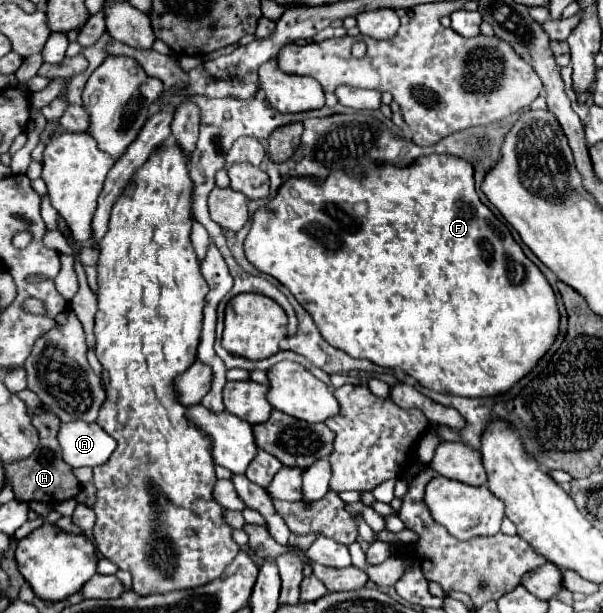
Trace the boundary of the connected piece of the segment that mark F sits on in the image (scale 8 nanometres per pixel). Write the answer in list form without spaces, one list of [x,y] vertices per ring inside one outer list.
[[[430,154],[430,156],[422,156],[418,162],[414,162],[414,166],[408,166],[408,168],[396,168],[396,166],[362,166],[360,168],[354,168],[350,172],[346,170],[336,170],[334,174],[330,174],[330,178],[326,178],[324,184],[318,184],[310,178],[296,178],[296,180],[290,180],[286,182],[280,190],[278,190],[278,196],[274,200],[270,200],[264,208],[260,208],[256,214],[254,214],[254,222],[252,222],[252,228],[244,240],[244,250],[246,250],[246,258],[250,264],[254,264],[260,272],[264,274],[270,274],[274,276],[280,284],[284,284],[292,296],[308,310],[308,314],[314,318],[314,322],[318,324],[318,330],[322,332],[322,336],[326,338],[326,342],[330,342],[334,348],[340,348],[344,350],[346,354],[350,354],[352,358],[364,358],[364,360],[370,360],[374,362],[376,366],[382,366],[382,368],[402,368],[406,374],[410,374],[414,380],[420,382],[420,386],[428,388],[428,390],[434,390],[434,392],[442,392],[442,394],[456,394],[456,396],[500,396],[504,392],[508,392],[514,384],[518,384],[522,378],[526,378],[538,364],[540,360],[548,354],[548,350],[552,348],[552,344],[556,342],[558,338],[558,332],[560,332],[560,312],[558,312],[558,304],[556,304],[556,296],[554,296],[554,290],[552,286],[548,284],[548,280],[544,278],[544,274],[540,272],[540,268],[530,262],[522,248],[518,246],[518,242],[512,238],[510,230],[492,214],[492,210],[488,206],[484,206],[478,198],[478,192],[476,192],[476,186],[474,186],[474,168],[470,166],[470,162],[462,160],[462,158],[450,158],[446,154]]]

